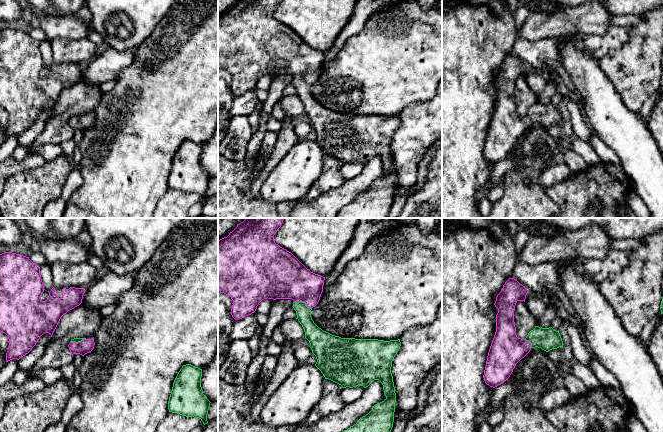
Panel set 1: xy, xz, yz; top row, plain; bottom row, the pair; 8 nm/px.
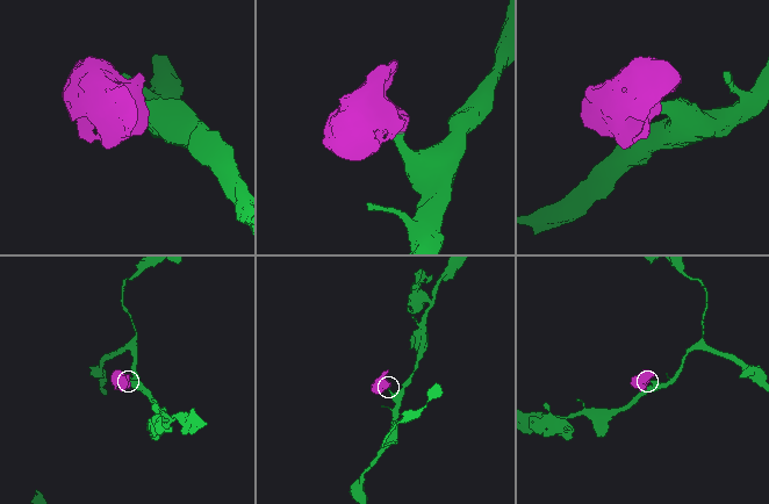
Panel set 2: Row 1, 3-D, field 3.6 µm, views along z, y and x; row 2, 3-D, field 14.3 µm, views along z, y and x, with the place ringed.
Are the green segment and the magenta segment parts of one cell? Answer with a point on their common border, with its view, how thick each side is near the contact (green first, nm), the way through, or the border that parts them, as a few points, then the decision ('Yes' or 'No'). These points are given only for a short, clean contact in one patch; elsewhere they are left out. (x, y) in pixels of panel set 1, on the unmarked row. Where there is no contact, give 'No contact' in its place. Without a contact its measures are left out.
Touches green at xz (303, 78). Thickness 120 nm (green) against 360 nm. Path across: xz (312, 107), (304, 93), (303, 78), (303, 71), (285, 53). Yes

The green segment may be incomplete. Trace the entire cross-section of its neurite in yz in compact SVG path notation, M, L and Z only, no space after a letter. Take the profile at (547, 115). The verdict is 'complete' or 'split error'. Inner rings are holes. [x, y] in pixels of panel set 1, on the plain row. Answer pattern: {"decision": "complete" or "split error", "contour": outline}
{"decision": "split error", "contour": "M509 54L494 79L498 85L496 91L496 108L492 116L486 142L484 157L490 163L504 159L513 148L516 140L524 134L532 124L538 123L548 128L559 123L563 117L559 107L552 103L535 102L525 115L518 114L514 98L514 87L518 77L526 75L528 67L516 55Z"}

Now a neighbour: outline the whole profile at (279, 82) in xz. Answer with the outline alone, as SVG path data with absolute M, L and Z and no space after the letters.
M292 75L273 76L272 83L269 88L268 97L262 106L258 129L256 132L253 133L250 141L248 142L247 154L245 157L248 162L254 161L259 155L261 142L264 138L265 133L267 132L267 119L271 115L273 107L279 104L279 102L281 101L284 89L290 83L293 83L293 78L294 77Z

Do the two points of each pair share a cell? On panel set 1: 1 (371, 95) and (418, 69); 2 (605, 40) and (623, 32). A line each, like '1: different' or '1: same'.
1: same
2: same

